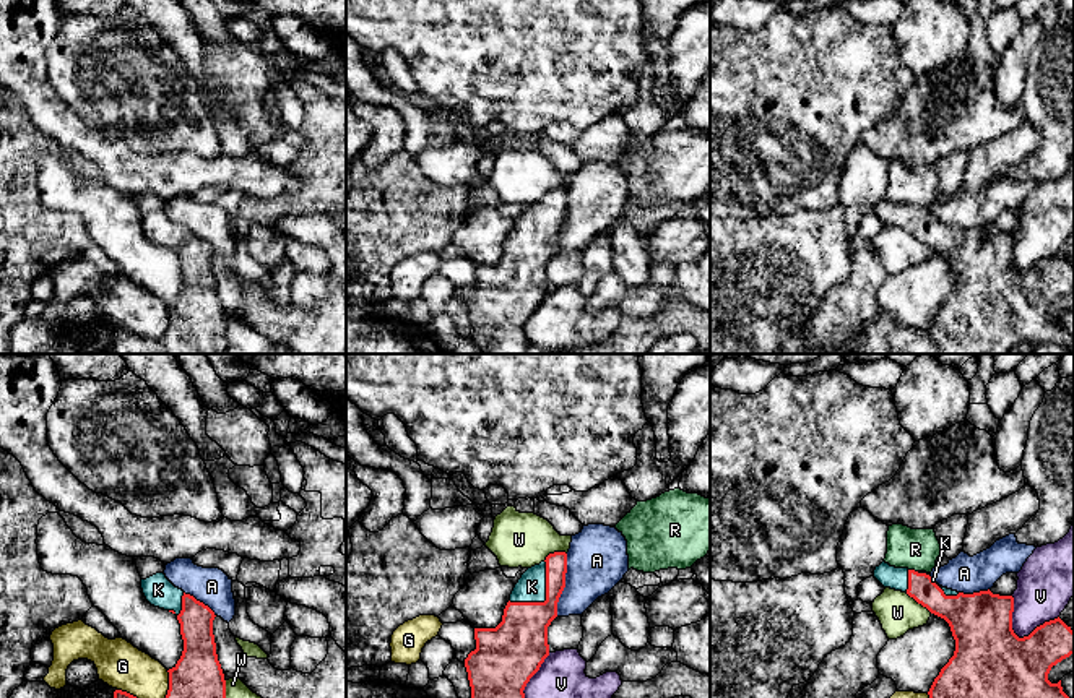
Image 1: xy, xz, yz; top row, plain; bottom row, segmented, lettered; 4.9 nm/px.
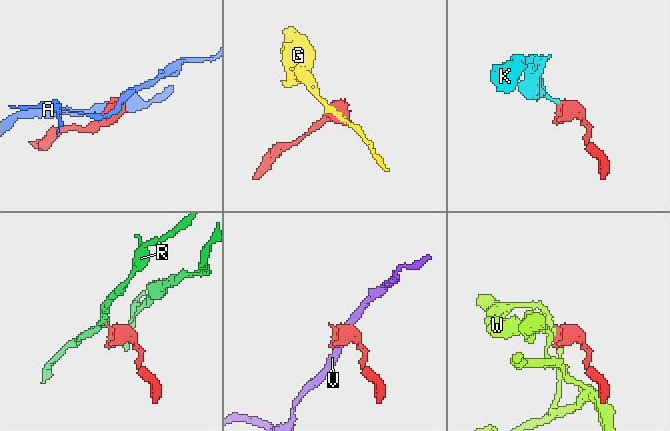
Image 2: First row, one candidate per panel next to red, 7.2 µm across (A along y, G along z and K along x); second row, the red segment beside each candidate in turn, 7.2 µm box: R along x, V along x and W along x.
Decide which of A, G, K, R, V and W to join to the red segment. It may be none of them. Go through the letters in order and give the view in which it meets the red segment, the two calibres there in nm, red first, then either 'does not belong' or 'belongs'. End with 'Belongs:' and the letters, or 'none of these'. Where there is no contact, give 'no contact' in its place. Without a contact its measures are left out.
A: xz | 190/300 nm | does not belong
G: xy | 320/240 nm | does not belong
K: xz | 280/140 nm | belongs
R: yz | 140/200 nm | does not belong
V: yz | 440/260 nm | does not belong
W: yz | 200/200 nm | does not belong
Belongs: K

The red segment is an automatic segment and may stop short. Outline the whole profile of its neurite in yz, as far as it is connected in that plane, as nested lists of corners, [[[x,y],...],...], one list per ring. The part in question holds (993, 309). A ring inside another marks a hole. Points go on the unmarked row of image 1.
[[[886,198],[876,203],[874,214],[884,224],[907,229],[951,263],[955,276],[954,292],[928,328],[938,354],[1009,354],[1024,343],[1055,343],[1066,349],[1074,346],[1061,317],[1058,320],[1048,317],[1051,304],[1074,291],[1074,268],[1059,253],[1019,274],[1012,266],[1012,232],[993,231],[990,226],[973,231],[957,229],[939,222],[926,208],[895,205]]]

